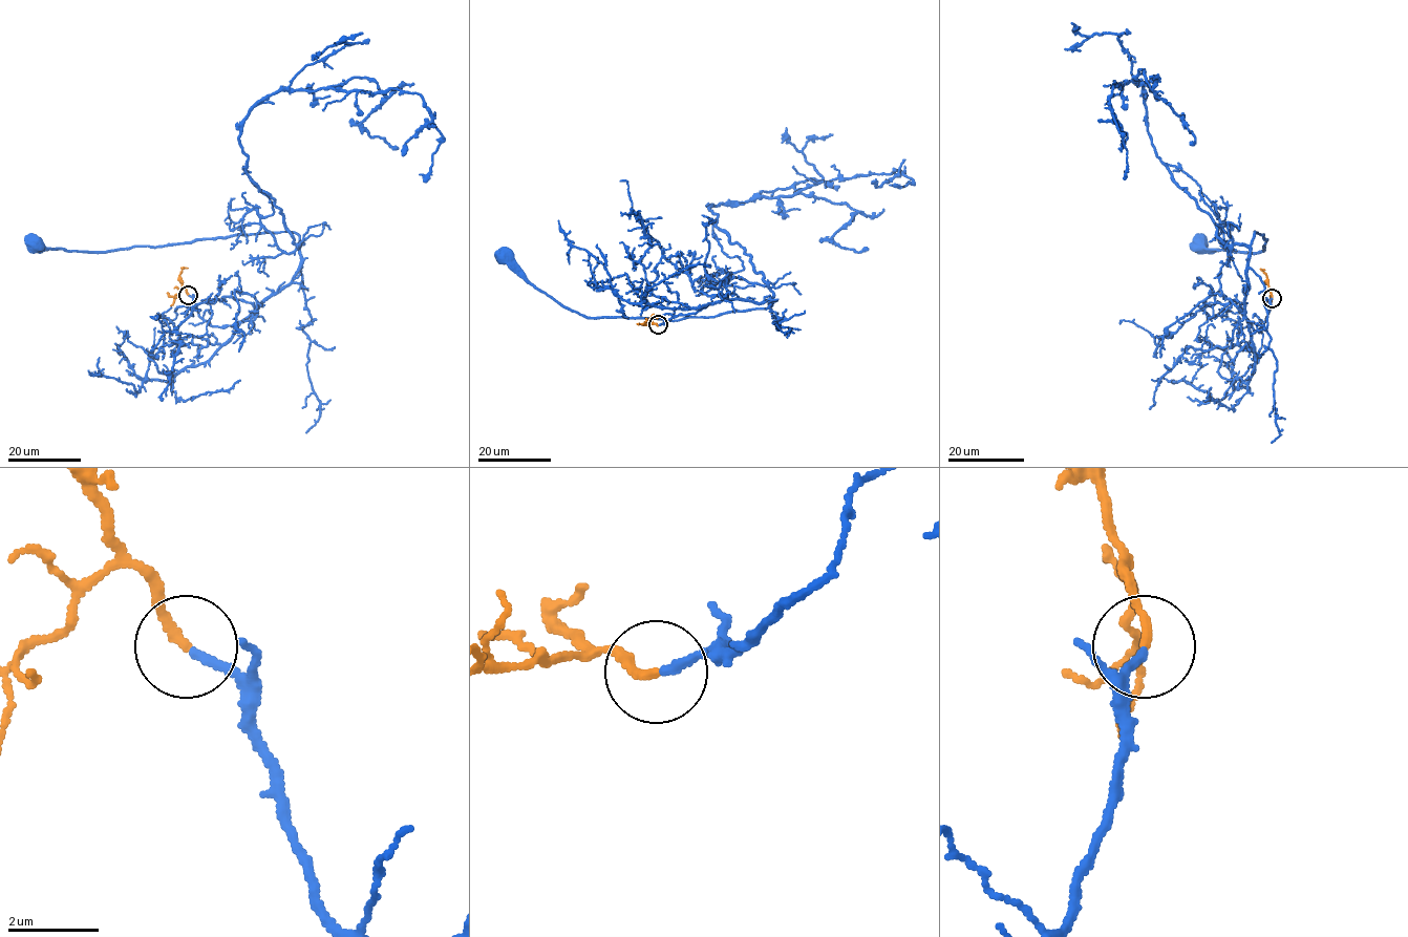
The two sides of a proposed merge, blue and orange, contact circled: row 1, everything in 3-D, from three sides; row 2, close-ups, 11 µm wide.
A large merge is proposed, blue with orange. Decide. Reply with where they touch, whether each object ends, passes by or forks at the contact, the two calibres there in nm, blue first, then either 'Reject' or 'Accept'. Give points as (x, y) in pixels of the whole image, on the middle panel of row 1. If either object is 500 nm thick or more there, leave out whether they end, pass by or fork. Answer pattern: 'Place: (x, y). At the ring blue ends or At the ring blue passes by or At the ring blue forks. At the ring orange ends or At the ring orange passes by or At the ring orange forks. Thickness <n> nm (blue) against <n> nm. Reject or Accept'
Place: (658, 324). At the ring blue ends. At the ring orange ends. Thickness 190 nm (blue) against 200 nm. Accept

